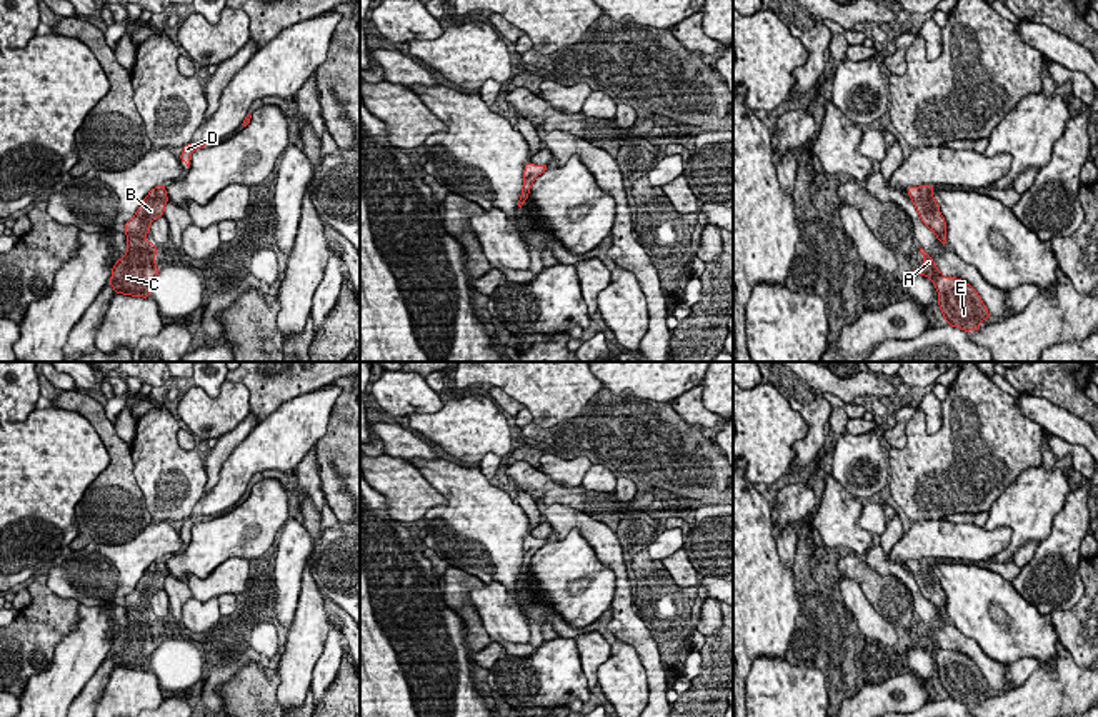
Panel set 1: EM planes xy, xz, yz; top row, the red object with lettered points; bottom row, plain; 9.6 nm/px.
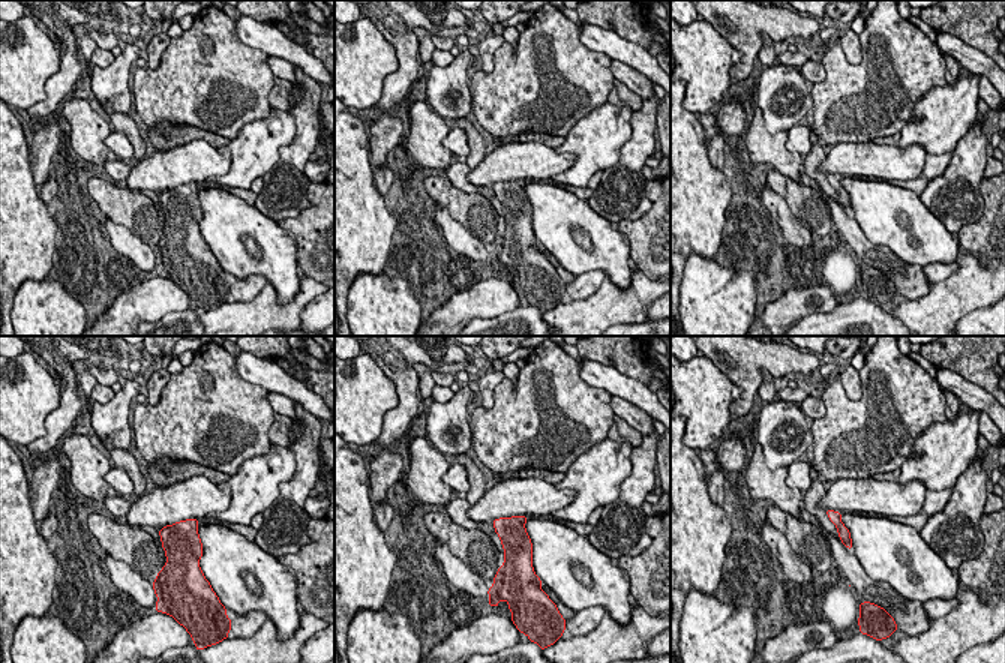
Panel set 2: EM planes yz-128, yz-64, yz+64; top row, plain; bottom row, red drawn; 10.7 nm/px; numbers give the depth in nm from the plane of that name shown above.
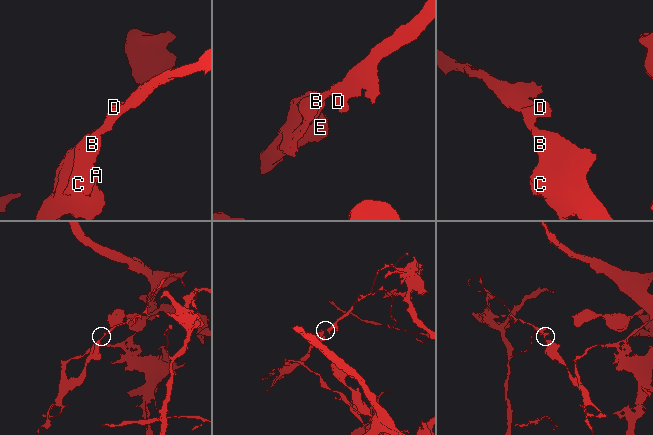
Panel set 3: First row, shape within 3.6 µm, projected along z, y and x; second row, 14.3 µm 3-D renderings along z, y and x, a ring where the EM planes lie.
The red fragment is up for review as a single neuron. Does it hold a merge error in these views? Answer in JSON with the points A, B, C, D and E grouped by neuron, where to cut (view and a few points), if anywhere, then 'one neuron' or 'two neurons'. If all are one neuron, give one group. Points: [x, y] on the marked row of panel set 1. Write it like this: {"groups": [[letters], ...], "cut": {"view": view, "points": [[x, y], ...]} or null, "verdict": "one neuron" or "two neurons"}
{"groups": [["A", "B", "C", "D", "E"]], "cut": null, "verdict": "one neuron"}

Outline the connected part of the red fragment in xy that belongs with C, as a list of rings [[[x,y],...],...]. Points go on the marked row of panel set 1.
[[[157,185],[143,198],[135,215],[125,222],[127,253],[117,260],[108,283],[115,293],[143,297],[150,295],[150,282],[158,275],[155,255],[158,248],[145,238],[150,225],[162,217],[168,202],[165,185]]]

